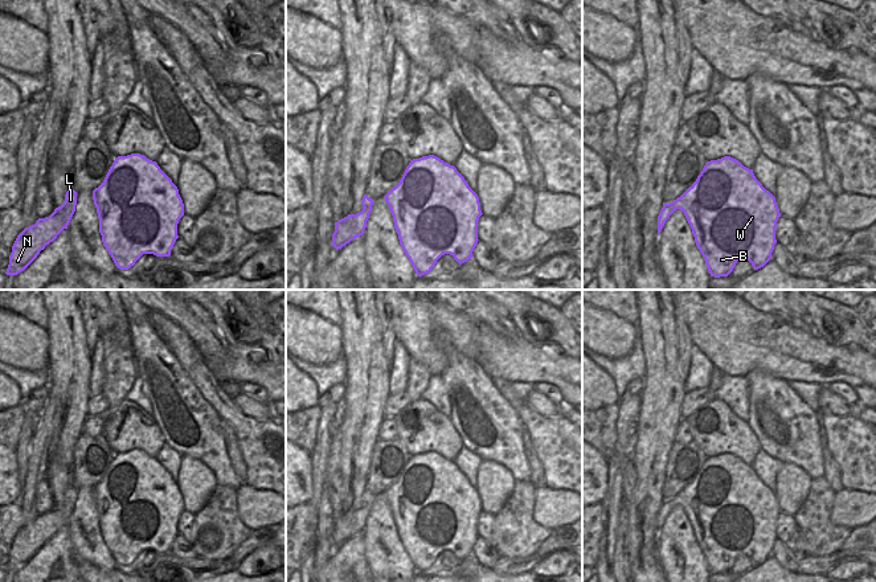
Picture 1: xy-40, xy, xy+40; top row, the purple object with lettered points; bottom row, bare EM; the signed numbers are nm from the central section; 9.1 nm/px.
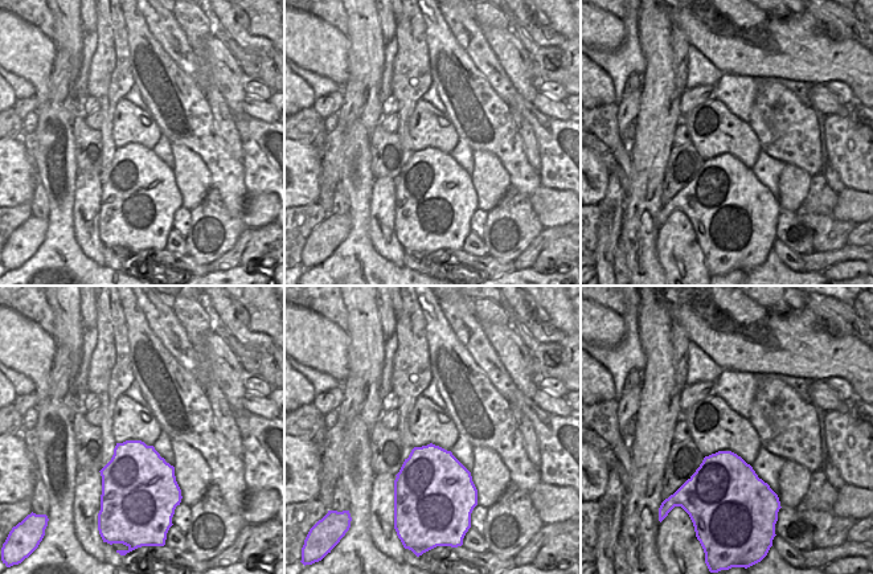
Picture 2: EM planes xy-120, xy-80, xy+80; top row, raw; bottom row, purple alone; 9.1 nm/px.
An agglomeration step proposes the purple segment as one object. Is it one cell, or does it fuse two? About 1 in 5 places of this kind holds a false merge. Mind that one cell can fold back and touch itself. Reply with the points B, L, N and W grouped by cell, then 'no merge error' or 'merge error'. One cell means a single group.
groups B L N W; no merge error

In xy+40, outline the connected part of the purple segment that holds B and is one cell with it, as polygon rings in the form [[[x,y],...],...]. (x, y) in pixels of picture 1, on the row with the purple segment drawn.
[[[724,156],[707,161],[696,181],[680,197],[663,202],[658,234],[676,209],[684,213],[711,276],[728,276],[740,259],[748,259],[754,270],[771,259],[781,213],[775,197],[756,179],[753,169],[738,160]]]

